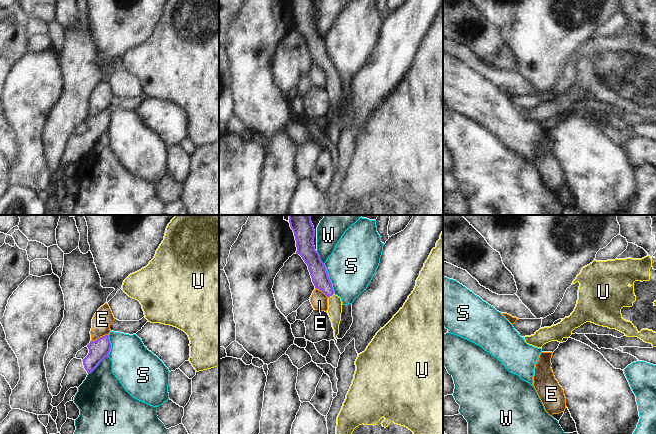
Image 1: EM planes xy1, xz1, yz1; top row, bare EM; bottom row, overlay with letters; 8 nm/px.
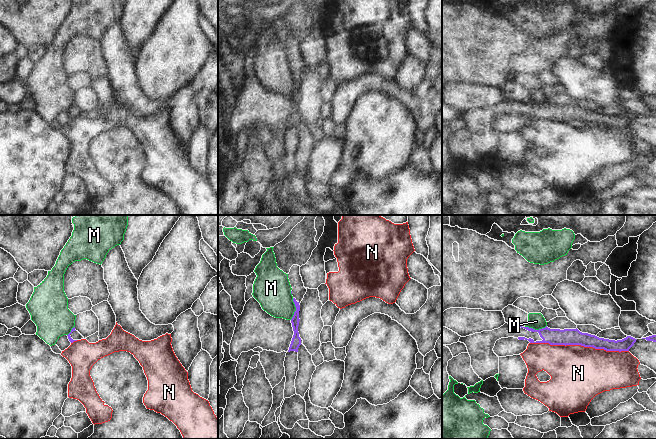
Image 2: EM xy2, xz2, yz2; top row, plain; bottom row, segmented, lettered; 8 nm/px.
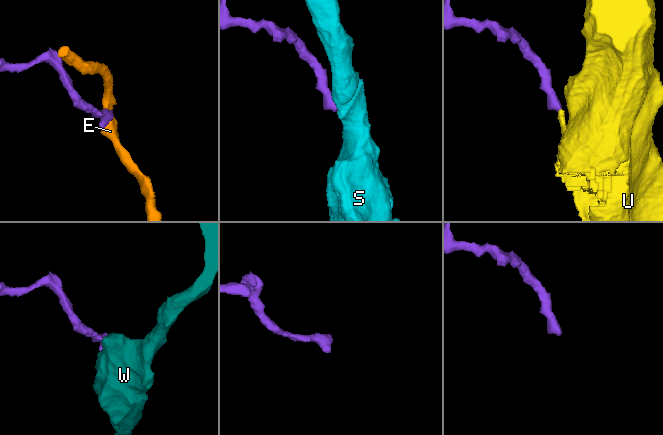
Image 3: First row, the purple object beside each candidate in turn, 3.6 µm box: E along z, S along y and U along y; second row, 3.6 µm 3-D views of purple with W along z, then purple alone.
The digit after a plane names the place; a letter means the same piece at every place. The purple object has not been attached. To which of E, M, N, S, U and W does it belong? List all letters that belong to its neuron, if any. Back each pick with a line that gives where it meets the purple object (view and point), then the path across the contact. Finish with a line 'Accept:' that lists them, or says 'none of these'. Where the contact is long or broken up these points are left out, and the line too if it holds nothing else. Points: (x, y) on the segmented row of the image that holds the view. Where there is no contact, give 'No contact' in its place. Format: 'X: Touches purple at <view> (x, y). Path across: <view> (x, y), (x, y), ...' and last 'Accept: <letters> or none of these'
U: Touches purple at xz1 (330, 295). Path across: xz1 (317, 269), (320, 280), (330, 295), (334, 301), (334, 311)
Accept: U.

